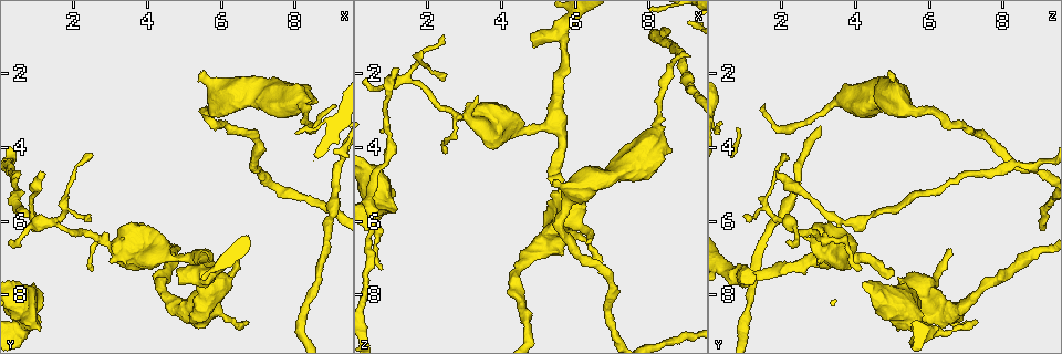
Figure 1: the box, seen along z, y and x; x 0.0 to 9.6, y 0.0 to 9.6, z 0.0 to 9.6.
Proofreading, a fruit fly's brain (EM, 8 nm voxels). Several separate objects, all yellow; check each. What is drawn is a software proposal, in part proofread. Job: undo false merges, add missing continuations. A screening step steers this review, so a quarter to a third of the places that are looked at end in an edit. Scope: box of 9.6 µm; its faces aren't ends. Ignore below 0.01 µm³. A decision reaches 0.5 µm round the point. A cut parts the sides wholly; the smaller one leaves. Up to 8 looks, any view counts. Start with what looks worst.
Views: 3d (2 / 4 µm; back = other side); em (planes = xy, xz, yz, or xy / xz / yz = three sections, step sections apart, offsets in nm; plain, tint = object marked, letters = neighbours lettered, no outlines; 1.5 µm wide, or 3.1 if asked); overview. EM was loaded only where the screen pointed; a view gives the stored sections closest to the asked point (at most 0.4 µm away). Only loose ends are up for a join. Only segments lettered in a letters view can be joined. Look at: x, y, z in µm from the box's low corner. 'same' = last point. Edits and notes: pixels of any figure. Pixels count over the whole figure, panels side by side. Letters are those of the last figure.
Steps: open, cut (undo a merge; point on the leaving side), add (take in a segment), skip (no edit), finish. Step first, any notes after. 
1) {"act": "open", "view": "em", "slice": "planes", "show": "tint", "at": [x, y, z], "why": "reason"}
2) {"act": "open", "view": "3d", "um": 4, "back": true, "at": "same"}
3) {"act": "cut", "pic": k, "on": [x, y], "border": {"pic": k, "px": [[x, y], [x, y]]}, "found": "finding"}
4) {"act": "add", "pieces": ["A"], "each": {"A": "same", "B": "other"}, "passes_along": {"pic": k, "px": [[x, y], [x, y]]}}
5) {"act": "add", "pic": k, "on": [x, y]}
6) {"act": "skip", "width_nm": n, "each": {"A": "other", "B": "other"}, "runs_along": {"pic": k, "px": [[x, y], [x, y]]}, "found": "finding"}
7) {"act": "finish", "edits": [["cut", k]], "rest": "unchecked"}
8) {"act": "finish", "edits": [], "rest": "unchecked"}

{"act": "open", "view": "3d", "um": 2, "at": [5.60, 1.95, 4.95], "why": "thick end"}

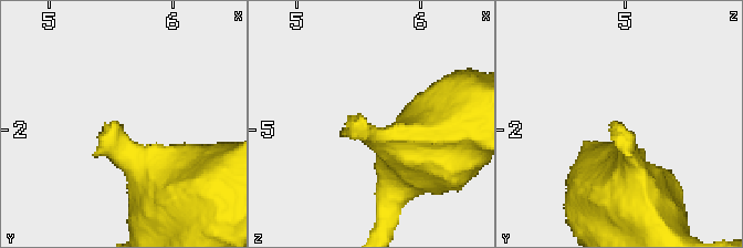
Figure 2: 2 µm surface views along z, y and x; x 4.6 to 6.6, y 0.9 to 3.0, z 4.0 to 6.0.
{"act": "open", "view": "em", "slice": "yz", "step": 8, "show": "letters", "at": [5.56, 1.96, 4.92], "why": "need the tissue"}

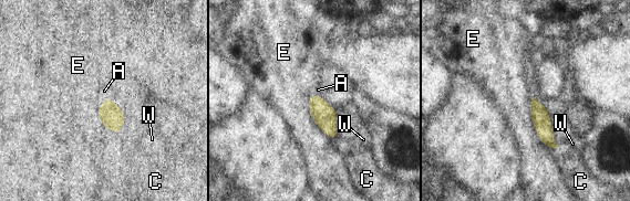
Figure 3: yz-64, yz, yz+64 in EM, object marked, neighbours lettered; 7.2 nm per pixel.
{"act": "open", "view": "em", "slice": "planes", "show": "letters", "at": "same", "why": "another direction"}

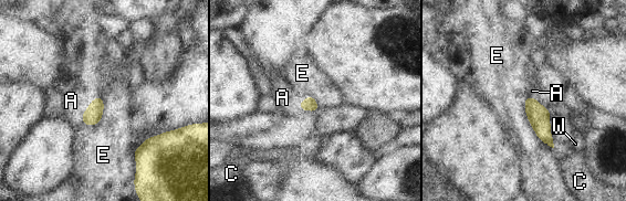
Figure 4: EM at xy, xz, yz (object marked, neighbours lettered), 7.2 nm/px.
{"act": "add", "pieces": ["A"], "longest_contact_nm": ["E", 440], "each": {"A": "same", "C": "other", "E": "other", "W": "other"}, "found": "the neuron continues"}

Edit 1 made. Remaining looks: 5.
{"act": "open", "view": "3d", "um": 2, "at": [0.80, 8.75, 7.30], "why": "branch stops here"}

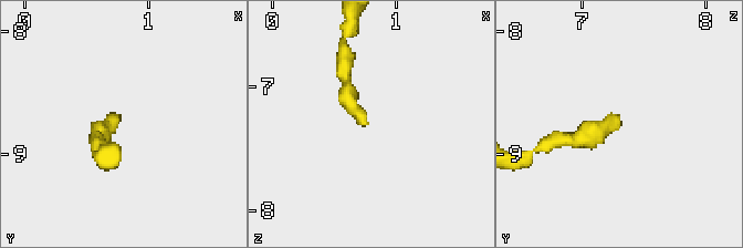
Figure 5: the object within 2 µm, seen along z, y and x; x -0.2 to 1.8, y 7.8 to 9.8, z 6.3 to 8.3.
{"act": "open", "view": "em", "slice": "yz", "step": 4, "show": "letters", "at": [0.74, 8.72, 7.32], "why": "shape alone is not enough"}

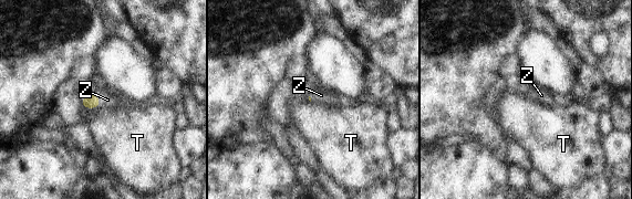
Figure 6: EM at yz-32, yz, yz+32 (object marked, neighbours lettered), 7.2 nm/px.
{"act": "add", "pieces": ["Z"], "longest_contact_nm": ["T", 140], "each": {"T": "other", "Z": "same"}, "found": "the neuron continues"}

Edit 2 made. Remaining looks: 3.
{"act": "open", "view": "em", "slice": "planes", "show": "letters", "at": [4.85, 7.75, 1.15], "why": "free end"}

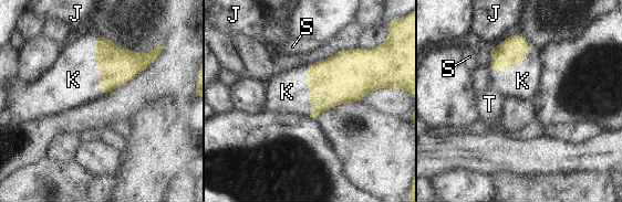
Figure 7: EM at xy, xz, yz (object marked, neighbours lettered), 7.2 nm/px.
{"act": "add", "pieces": ["K"], "each": {"J": "other", "K": "same", "S": "other", "T": "other"}, "found": "it goes on there"}

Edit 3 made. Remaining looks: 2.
{"act": "finish", "edits": [["add", 4], ["add", 6], ["add", 7]], "rest": "unchecked"}

